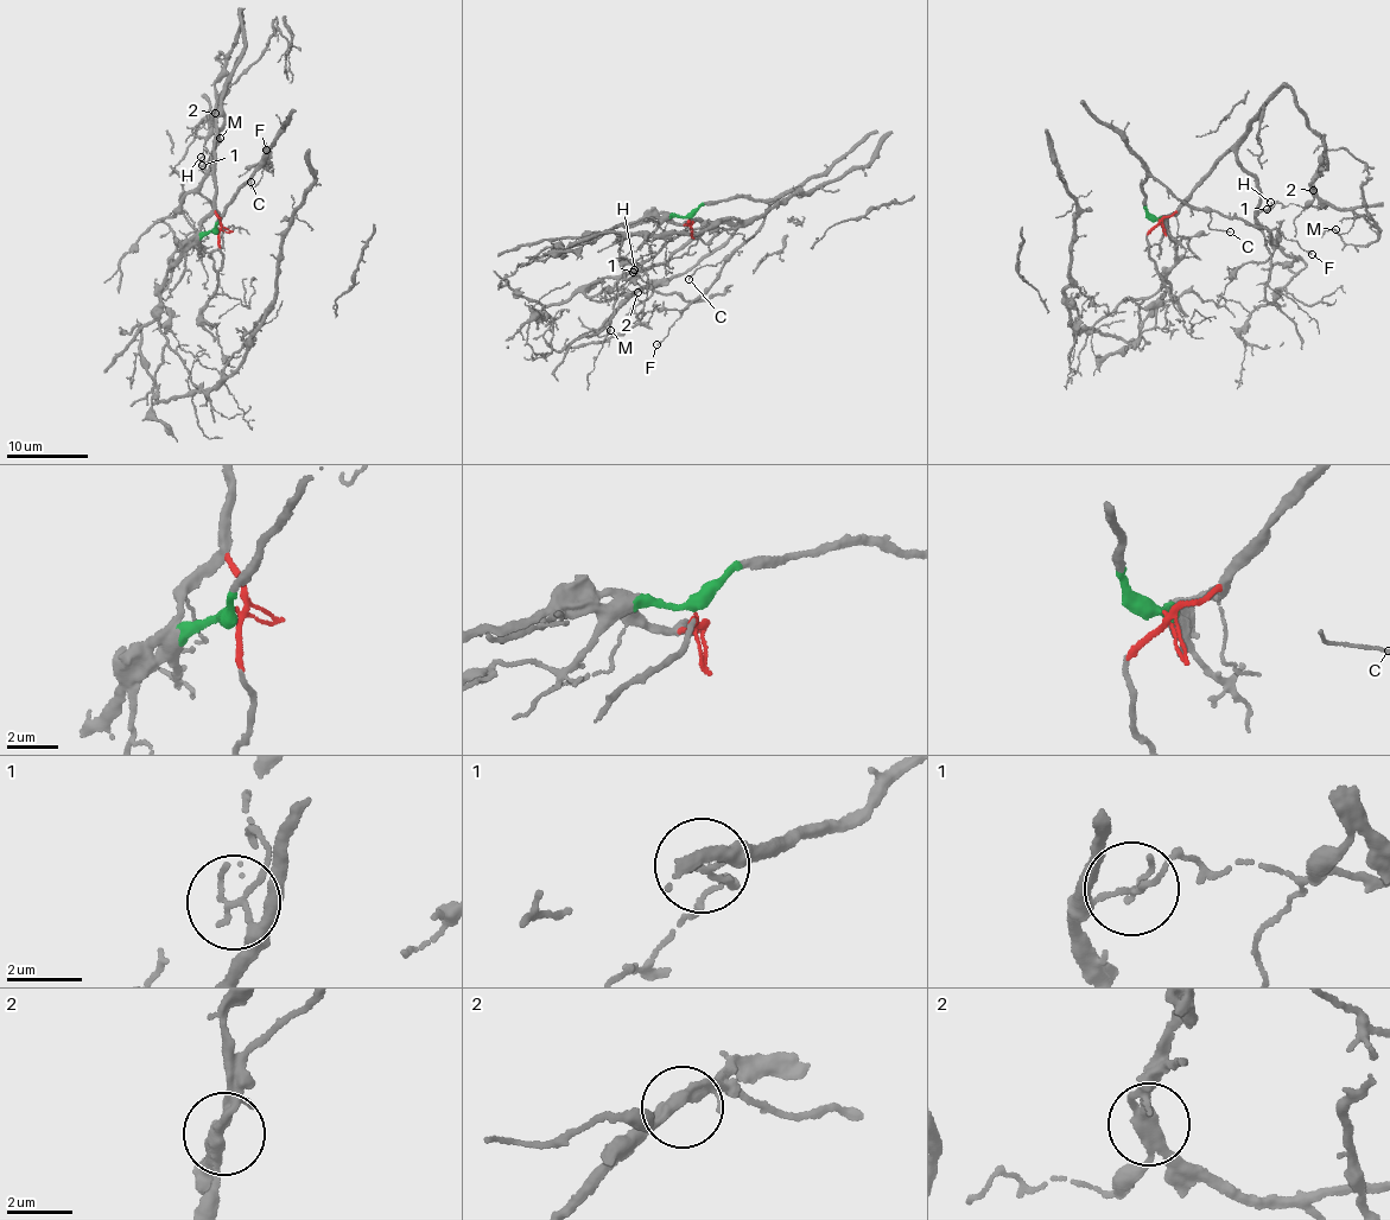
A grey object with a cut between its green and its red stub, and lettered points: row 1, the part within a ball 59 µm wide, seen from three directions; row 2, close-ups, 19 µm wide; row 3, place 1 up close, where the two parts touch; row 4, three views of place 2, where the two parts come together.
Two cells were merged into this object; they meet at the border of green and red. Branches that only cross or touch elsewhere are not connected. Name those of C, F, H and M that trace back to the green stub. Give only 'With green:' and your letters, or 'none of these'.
With green: C, F

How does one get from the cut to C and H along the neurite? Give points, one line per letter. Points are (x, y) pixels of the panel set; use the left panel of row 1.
C: (216, 228), (237, 186), (261, 163), (272, 166), (264, 166), (253, 186), (251, 180)
H: (217, 227), (220, 223), (214, 152), (220, 115), (224, 116), (223, 127), (209, 169), (201, 165), (202, 157)

